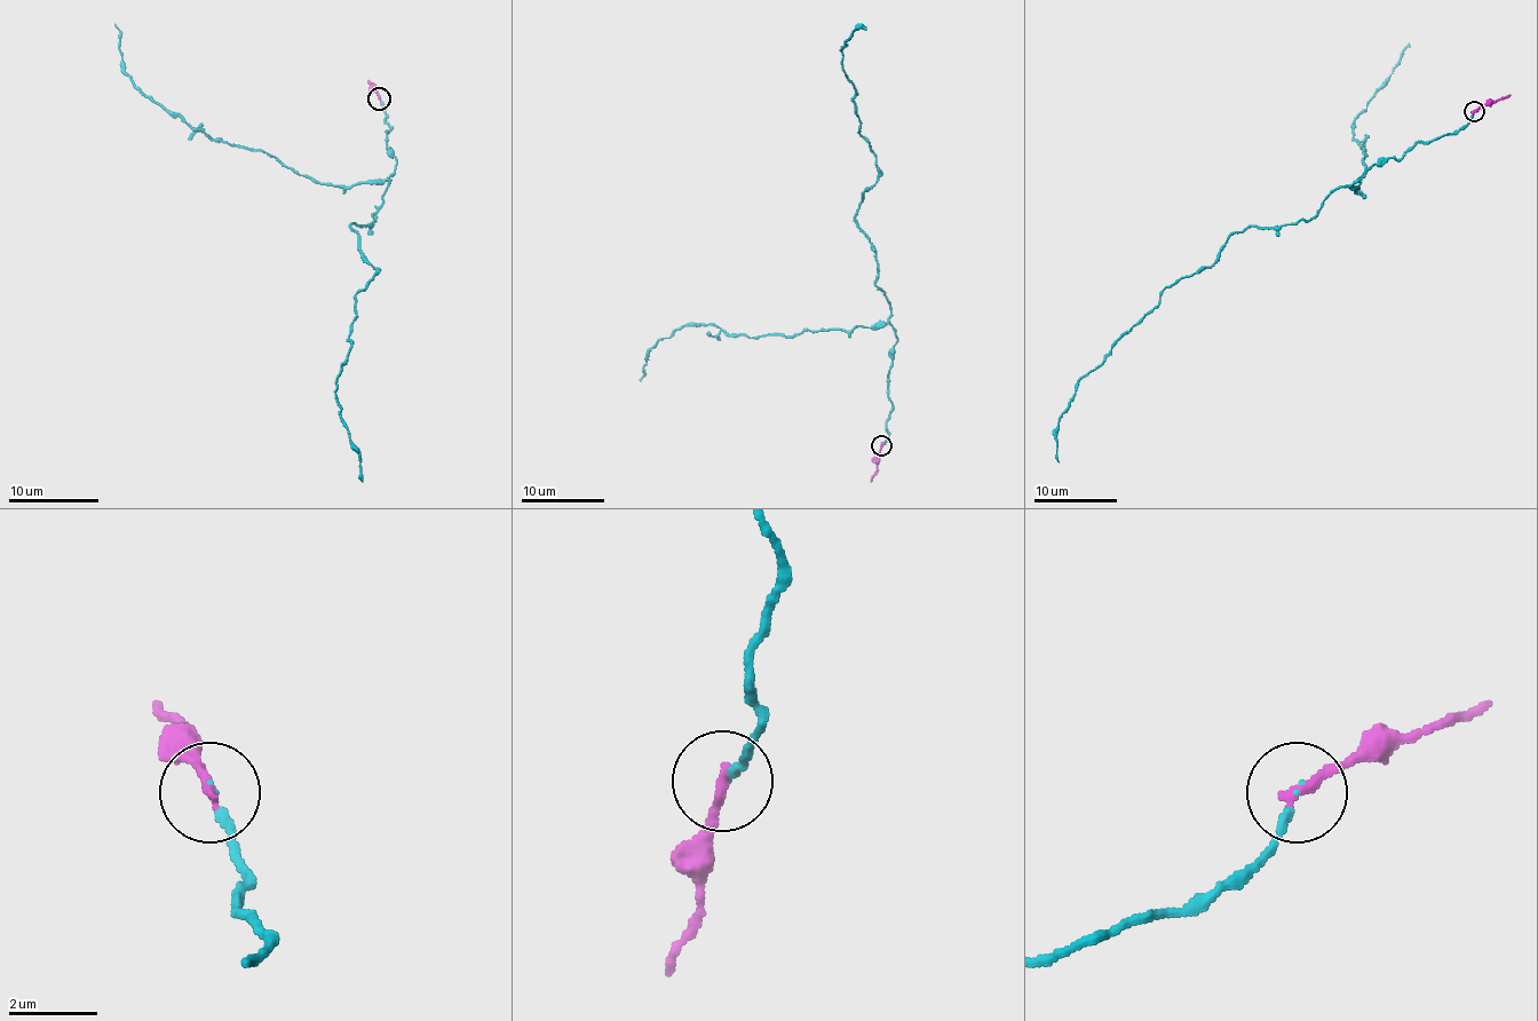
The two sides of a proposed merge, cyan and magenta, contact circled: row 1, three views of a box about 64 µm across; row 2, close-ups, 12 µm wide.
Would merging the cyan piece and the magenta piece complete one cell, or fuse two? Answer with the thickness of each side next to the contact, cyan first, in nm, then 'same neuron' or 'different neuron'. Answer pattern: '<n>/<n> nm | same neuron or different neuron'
160/240 nm | different neuron

